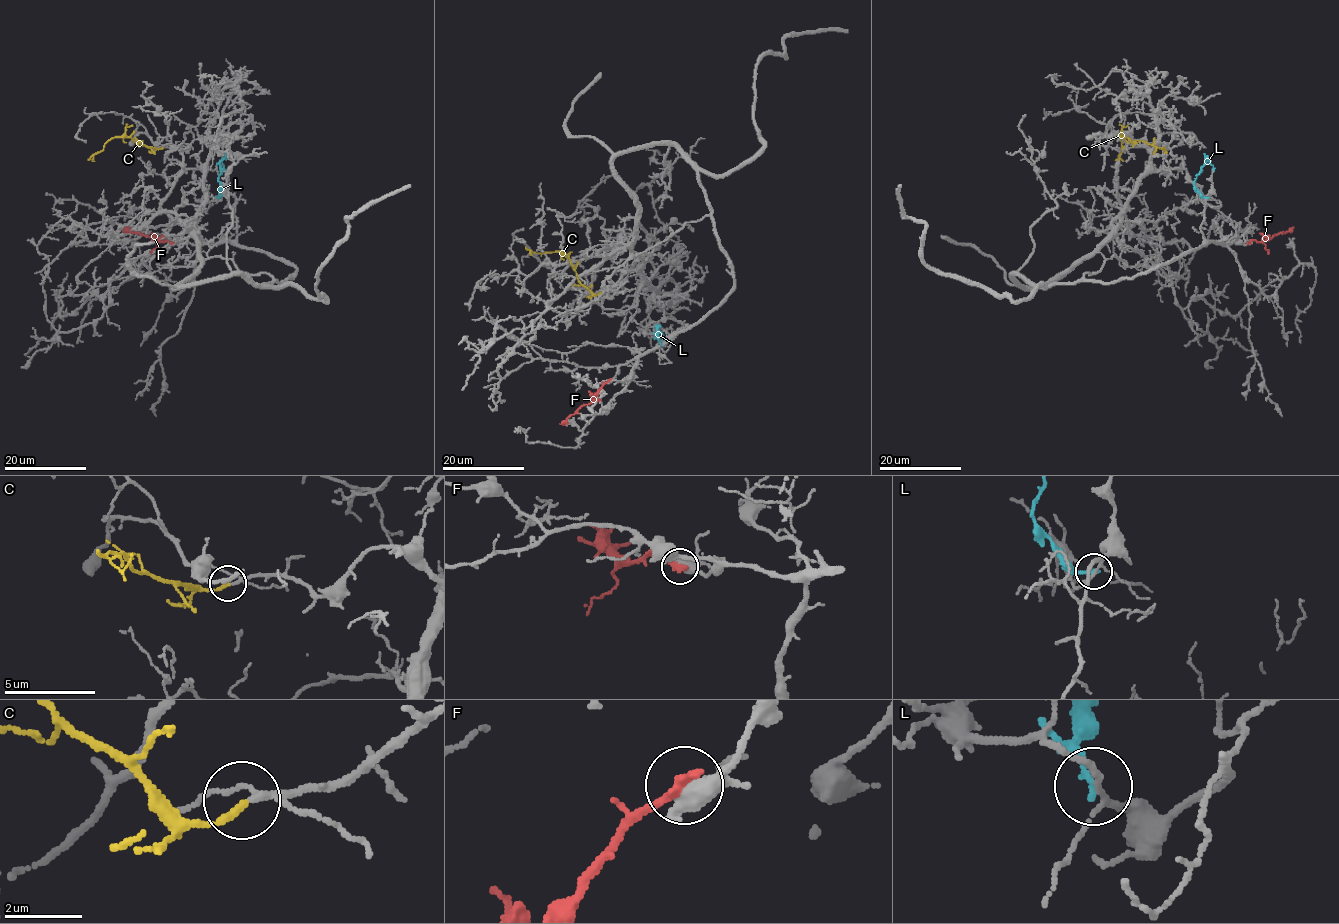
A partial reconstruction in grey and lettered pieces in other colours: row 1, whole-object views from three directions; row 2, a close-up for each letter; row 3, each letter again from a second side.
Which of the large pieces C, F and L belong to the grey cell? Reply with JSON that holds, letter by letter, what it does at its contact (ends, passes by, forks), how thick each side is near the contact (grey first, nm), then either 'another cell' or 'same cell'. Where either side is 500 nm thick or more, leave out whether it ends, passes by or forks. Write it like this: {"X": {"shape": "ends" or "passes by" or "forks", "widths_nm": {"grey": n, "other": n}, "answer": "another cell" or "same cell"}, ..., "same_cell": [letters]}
{"C": {"shape": "ends", "widths_nm": {"grey": 110, "other": 190}, "answer": "same cell"}, "F": {"shape": "ends", "widths_nm": {"grey": 400, "other": 320}, "answer": "another cell"}, "L": {"shape": "ends", "widths_nm": {"grey": 130, "other": 190}, "answer": "another cell"}, "same_cell": ["C"]}

